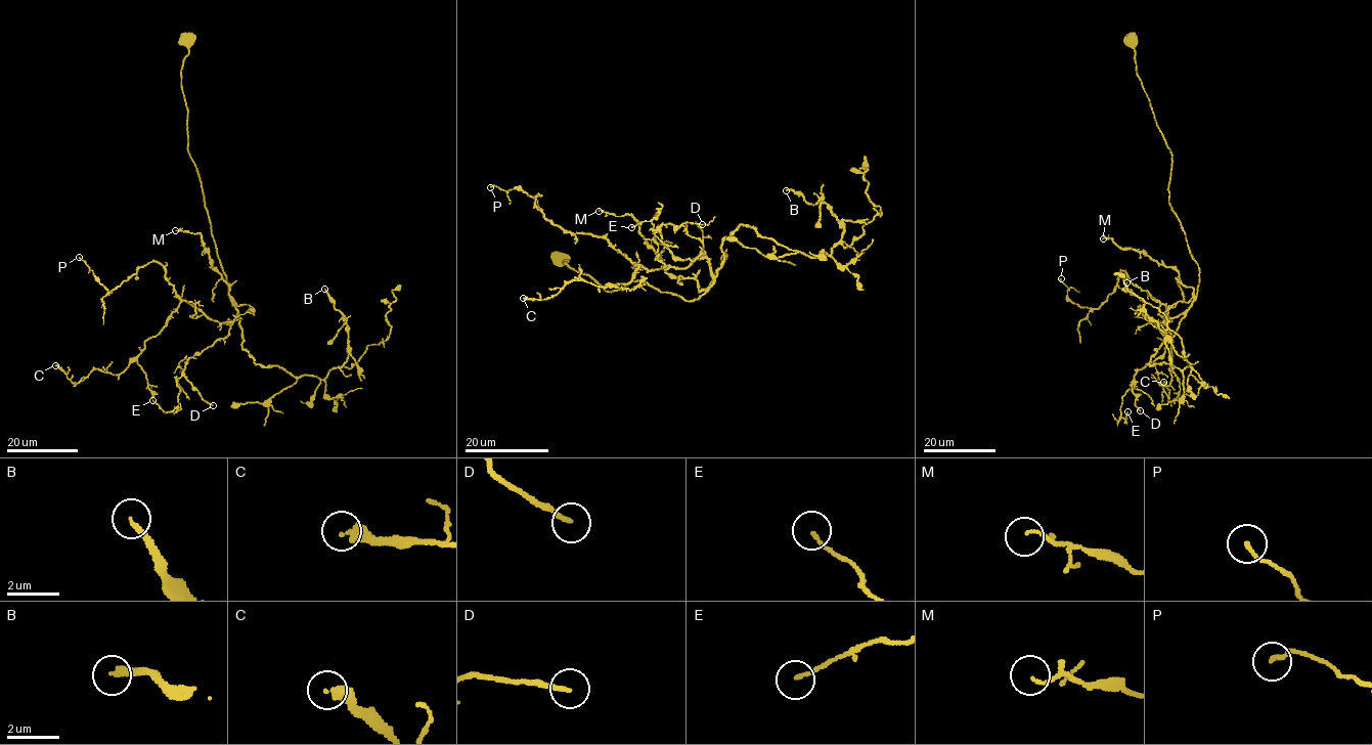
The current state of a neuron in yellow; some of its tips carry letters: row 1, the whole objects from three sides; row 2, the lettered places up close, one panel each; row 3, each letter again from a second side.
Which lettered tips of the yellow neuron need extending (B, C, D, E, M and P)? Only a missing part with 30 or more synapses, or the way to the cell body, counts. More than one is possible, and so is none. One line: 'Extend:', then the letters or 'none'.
Extend: B

